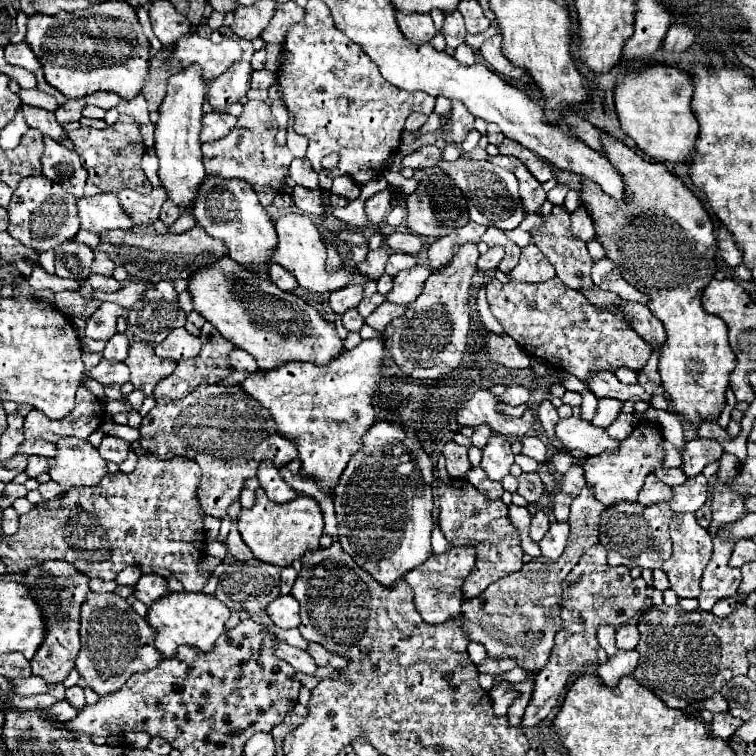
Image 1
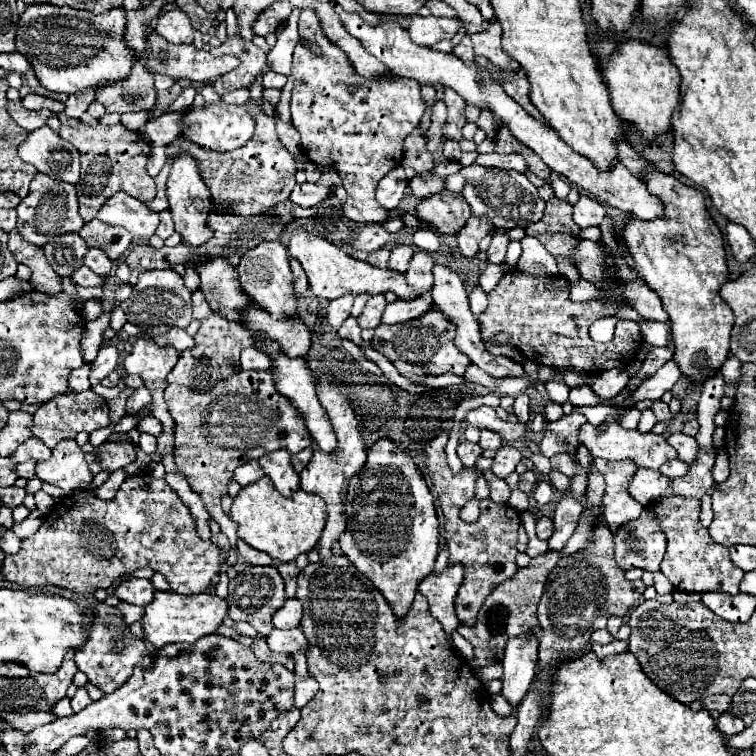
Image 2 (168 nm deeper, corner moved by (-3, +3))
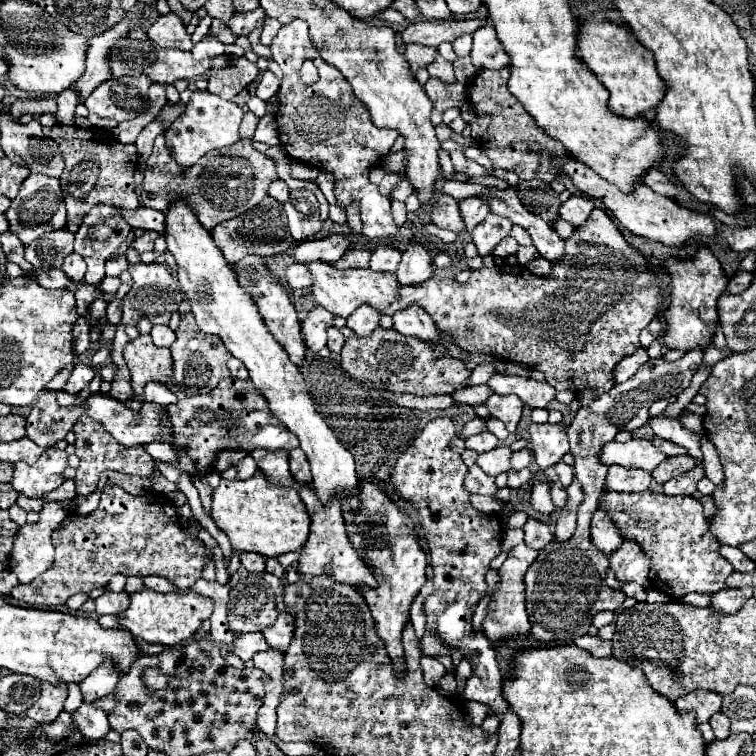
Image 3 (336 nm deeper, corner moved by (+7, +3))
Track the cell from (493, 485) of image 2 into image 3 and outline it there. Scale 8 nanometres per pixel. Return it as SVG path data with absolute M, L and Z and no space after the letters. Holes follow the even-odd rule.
M469 466L469 472L465 476L465 482L463 482L465 490L469 494L485 494L485 496L493 496L497 492L497 486L495 486L495 480L491 476L487 476L479 466Z

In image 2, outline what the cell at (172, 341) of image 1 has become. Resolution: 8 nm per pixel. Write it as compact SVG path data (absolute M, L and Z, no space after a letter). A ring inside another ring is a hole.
M173 326L167 334L163 334L163 336L157 336L155 338L155 342L157 342L157 346L171 346L171 348L175 348L177 352L183 352L183 350L191 350L193 346L195 346L195 342L193 342L193 338L183 330L183 328L177 328L177 326Z

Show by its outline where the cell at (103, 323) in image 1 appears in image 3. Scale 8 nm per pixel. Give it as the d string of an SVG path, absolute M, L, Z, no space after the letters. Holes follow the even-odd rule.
M105 276L103 282L100 282L98 285L104 294L115 294L120 286L121 280L119 280L119 277L111 276Z

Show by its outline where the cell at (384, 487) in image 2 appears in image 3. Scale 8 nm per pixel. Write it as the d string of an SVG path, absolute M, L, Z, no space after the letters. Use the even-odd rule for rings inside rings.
M361 482L359 488L361 506L355 512L345 510L343 518L347 524L347 534L353 548L361 554L361 558L371 566L373 576L377 578L377 590L363 590L363 598L371 610L375 620L375 630L379 638L385 642L387 656L393 662L395 672L405 670L405 656L401 634L409 622L409 608L425 584L425 552L419 546L419 538L415 536L415 528L411 518L405 516L373 482Z

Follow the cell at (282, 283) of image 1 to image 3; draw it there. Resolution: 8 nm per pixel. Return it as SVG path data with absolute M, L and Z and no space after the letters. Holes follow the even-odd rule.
M297 262L287 268L287 282L289 282L289 286L291 286L293 290L297 290L297 288L307 288L307 286L313 284L309 268L307 268L305 264L297 264Z

